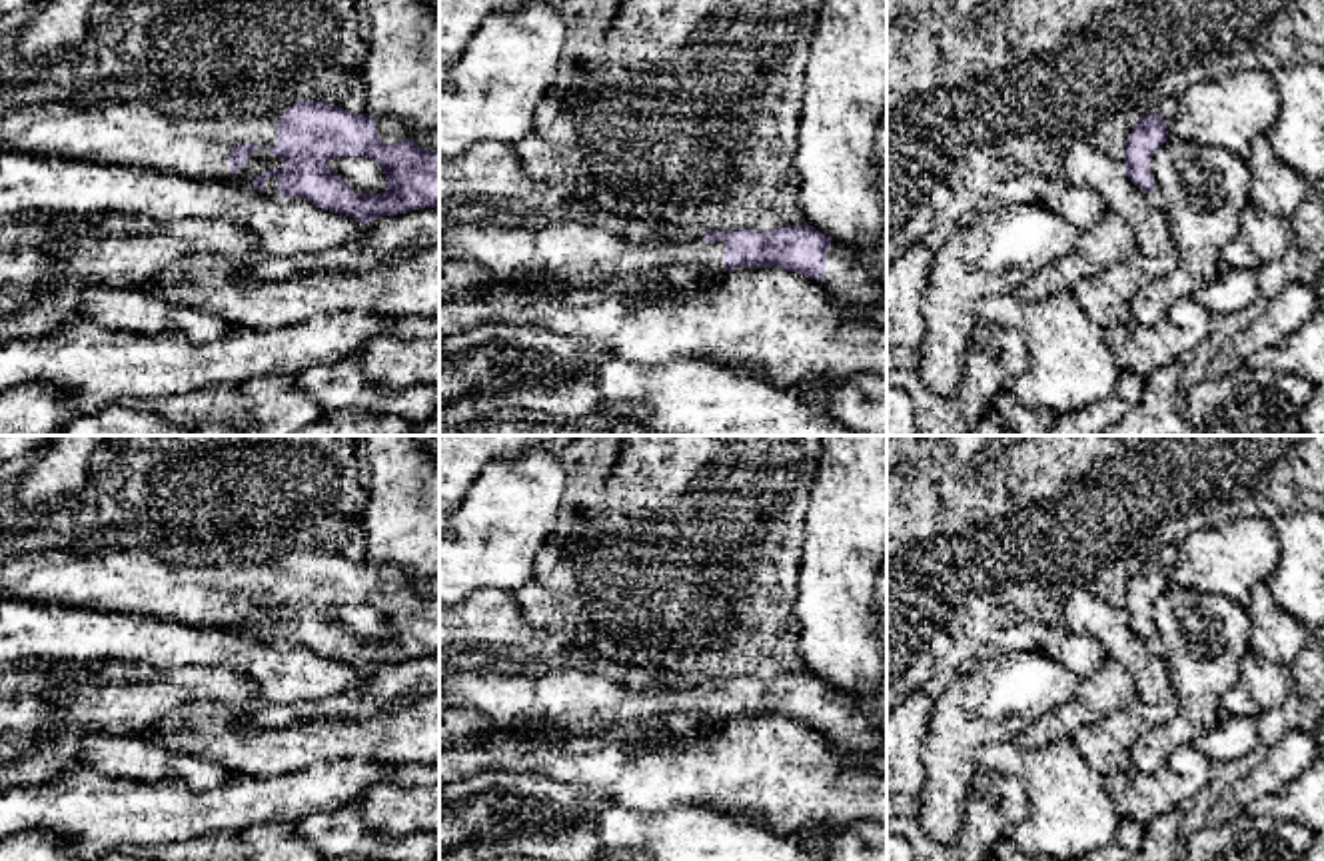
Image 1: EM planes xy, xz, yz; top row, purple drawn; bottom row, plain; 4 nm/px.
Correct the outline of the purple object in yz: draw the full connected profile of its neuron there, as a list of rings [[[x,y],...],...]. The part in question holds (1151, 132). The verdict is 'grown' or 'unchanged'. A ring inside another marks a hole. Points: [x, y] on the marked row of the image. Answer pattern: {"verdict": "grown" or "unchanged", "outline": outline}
{"verdict": "grown", "outline": [[[1160,98],[1150,112],[1140,118],[1136,128],[1126,140],[1124,168],[1130,182],[1152,196],[1156,192],[1156,180],[1152,174],[1154,152],[1170,138],[1168,126],[1178,112],[1176,98]]]}

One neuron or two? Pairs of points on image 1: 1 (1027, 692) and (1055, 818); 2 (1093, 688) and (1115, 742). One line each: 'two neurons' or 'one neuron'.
1: two neurons
2: two neurons

